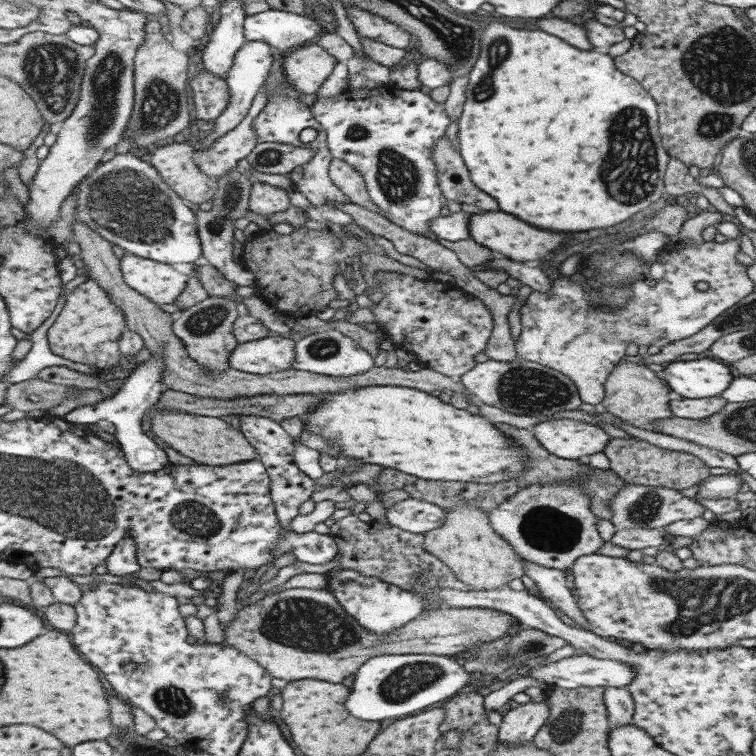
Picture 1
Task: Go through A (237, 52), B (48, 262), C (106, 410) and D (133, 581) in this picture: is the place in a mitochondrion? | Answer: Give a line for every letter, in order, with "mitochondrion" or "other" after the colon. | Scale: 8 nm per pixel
A: other
B: other
C: other
D: other

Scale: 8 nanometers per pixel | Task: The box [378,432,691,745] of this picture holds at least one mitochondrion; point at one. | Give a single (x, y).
(544, 527)

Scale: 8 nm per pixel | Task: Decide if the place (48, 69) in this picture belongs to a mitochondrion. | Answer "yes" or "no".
yes

